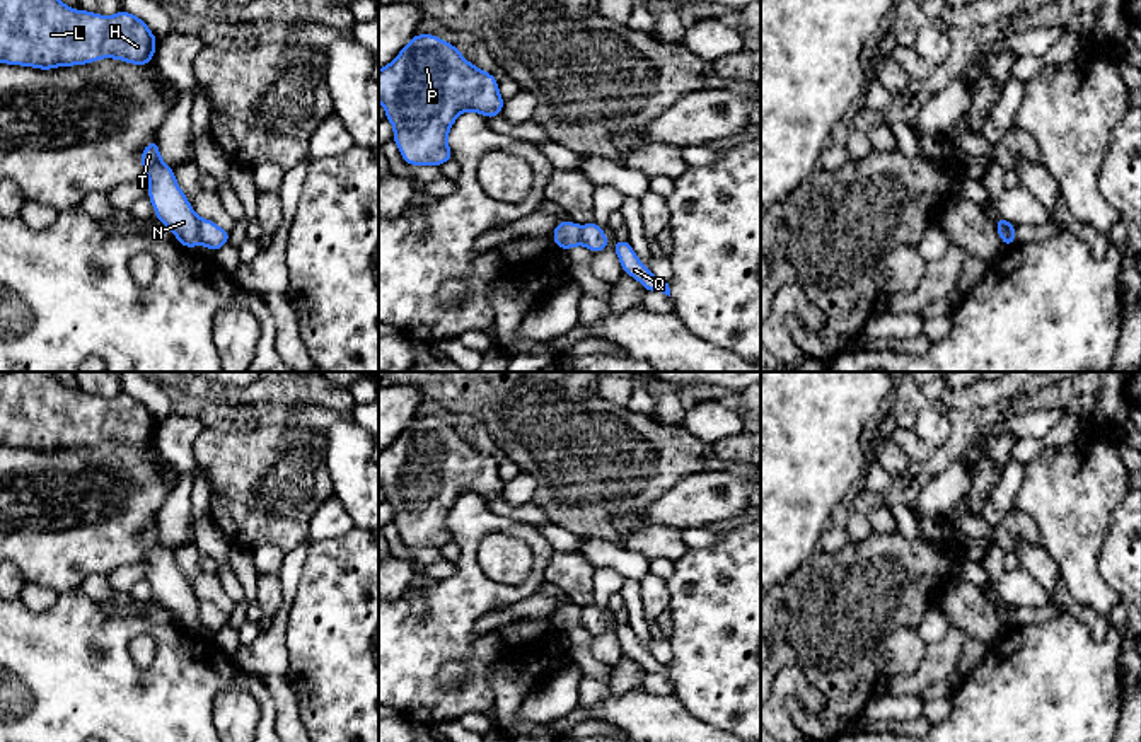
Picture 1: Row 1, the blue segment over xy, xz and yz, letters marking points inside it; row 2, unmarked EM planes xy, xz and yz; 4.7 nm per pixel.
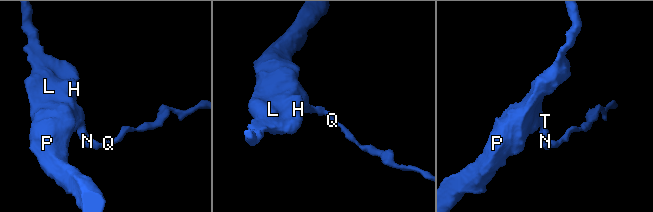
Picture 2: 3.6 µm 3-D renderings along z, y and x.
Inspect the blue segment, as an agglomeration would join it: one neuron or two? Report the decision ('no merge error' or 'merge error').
merge error

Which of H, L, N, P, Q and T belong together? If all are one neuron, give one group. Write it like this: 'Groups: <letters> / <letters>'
Groups: H L N P T / Q

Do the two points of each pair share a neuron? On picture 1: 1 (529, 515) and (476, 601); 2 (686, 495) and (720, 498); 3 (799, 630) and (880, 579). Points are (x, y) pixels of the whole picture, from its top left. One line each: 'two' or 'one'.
1: two
2: one
3: one

